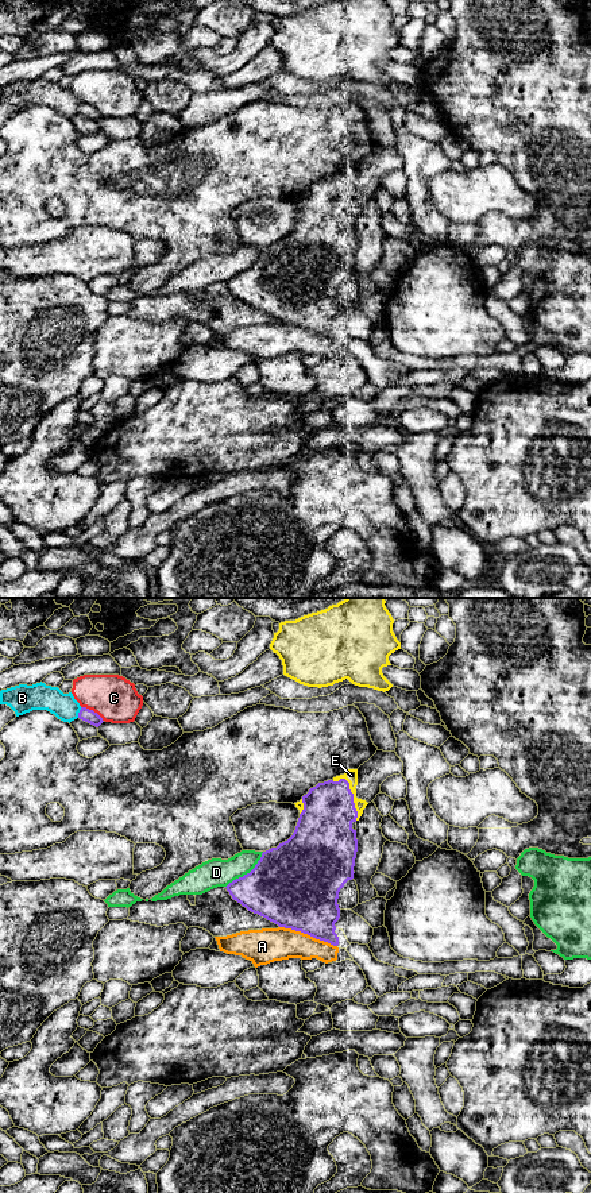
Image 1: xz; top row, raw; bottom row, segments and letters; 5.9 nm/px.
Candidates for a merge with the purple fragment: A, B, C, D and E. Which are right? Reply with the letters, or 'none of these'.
D

